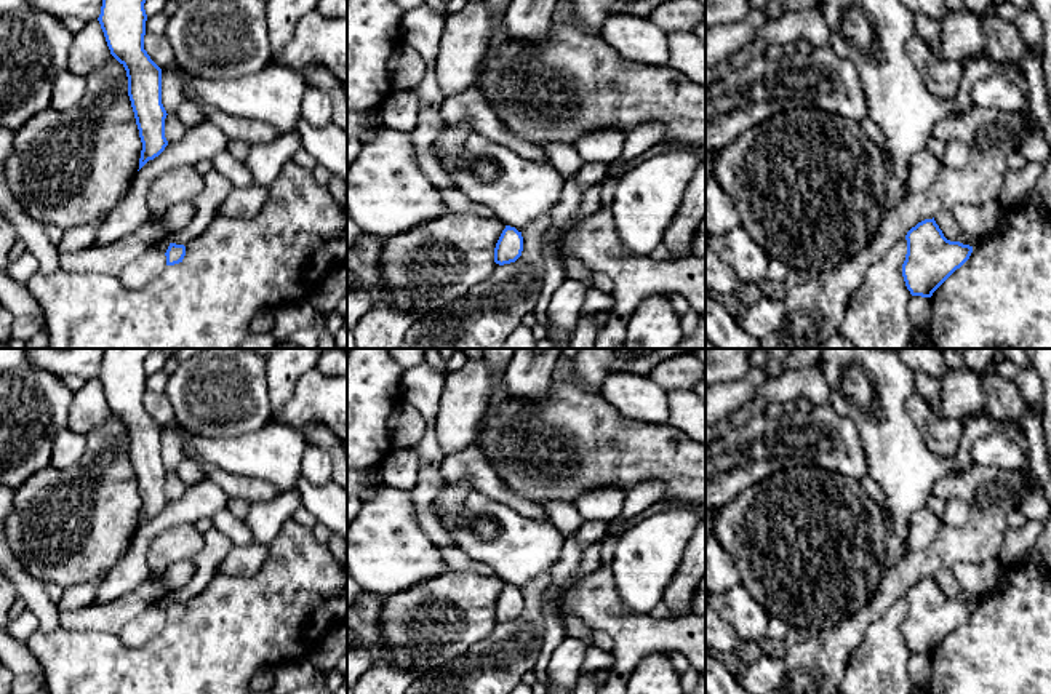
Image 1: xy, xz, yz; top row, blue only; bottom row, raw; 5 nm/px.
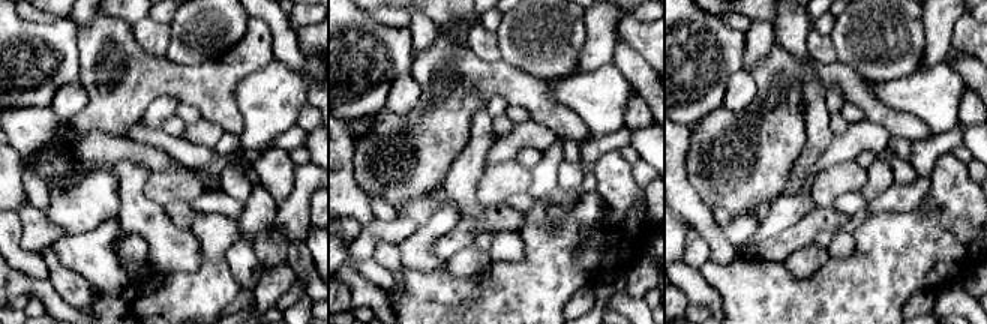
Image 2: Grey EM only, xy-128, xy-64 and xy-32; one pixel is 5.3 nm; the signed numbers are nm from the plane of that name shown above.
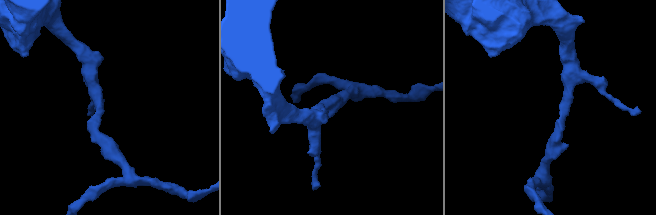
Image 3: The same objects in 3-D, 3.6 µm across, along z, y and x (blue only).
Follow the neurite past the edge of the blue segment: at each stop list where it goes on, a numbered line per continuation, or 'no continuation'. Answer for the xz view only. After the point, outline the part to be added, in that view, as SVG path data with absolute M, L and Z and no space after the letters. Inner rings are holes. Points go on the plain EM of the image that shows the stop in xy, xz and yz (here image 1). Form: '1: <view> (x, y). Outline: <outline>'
no continuation

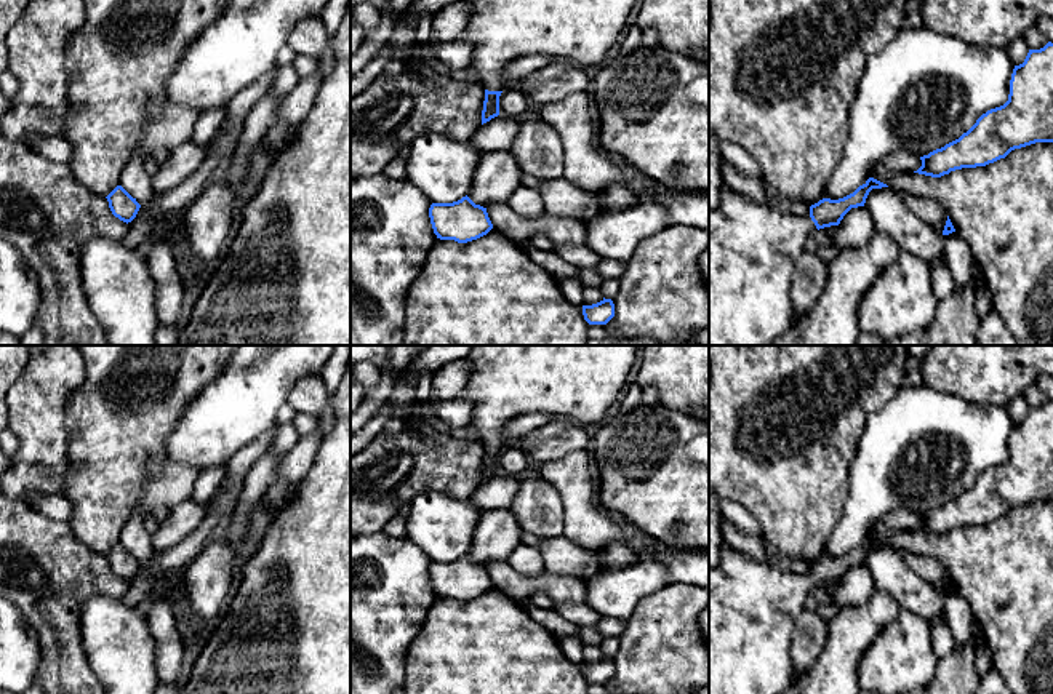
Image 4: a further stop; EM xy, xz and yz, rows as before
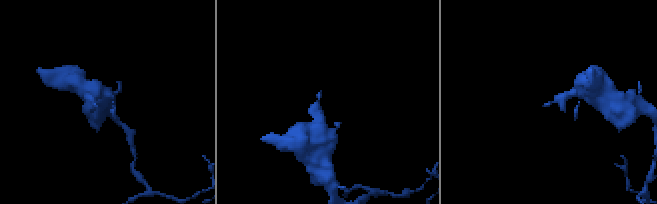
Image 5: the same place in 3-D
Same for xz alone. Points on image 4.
1: xz (581, 382). Outline: M474 345L462 397L474 403L470 429L488 449L506 446L504 425L530 413L571 419L584 427L608 417L629 384L637 345Z

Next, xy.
no continuation

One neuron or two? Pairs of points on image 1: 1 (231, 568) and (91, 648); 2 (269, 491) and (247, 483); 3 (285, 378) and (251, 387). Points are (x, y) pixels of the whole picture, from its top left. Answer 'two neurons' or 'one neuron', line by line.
1: two neurons
2: one neuron
3: two neurons

